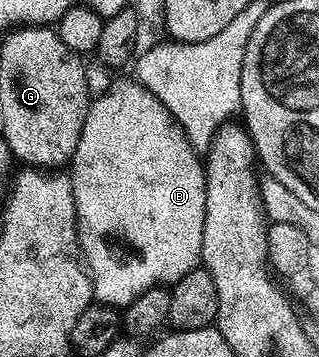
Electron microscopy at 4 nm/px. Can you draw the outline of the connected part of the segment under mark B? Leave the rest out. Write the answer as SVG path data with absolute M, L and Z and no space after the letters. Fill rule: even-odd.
M135 79L109 84L108 90L99 94L89 104L86 123L82 127L82 135L78 139L78 147L70 162L70 180L74 207L76 208L76 236L80 242L82 260L92 279L92 295L99 304L113 307L123 307L134 303L144 293L157 287L171 287L177 281L183 281L186 274L194 271L201 264L202 231L206 219L206 179L204 178L204 162L201 154L192 148L188 137L179 123L172 118L172 112L167 109L159 98Z

